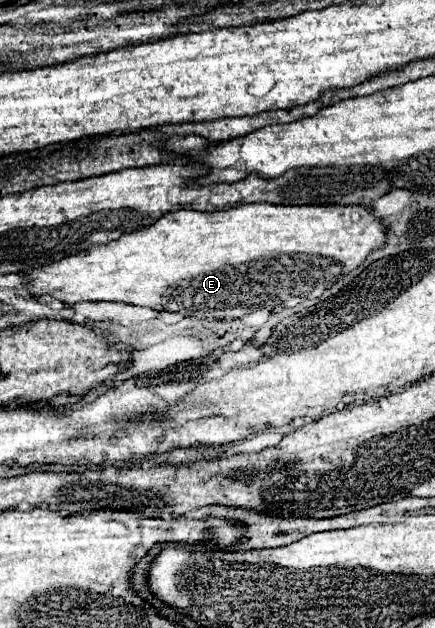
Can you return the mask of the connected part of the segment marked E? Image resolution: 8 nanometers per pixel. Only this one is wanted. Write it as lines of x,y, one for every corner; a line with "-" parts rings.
240,204
216,212
178,210
106,246
100,244
42,268
30,268
24,276
30,296
50,294
66,306
78,302
124,302
218,320
220,316
246,316
260,308
294,308
304,300
320,298
338,276
358,268
372,250
384,246
384,240
382,220
374,218
366,206

